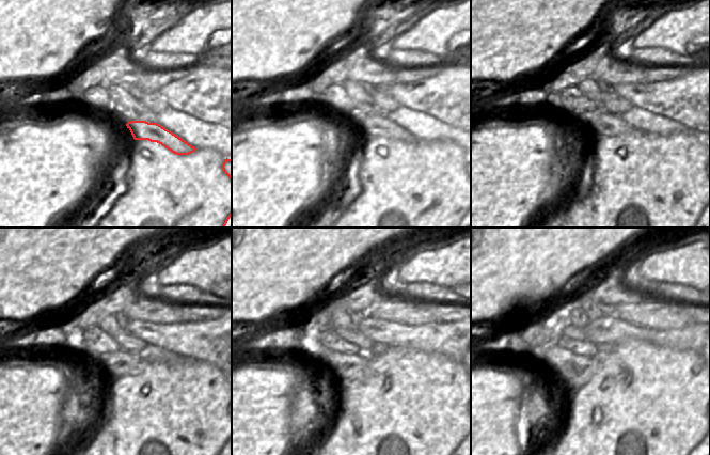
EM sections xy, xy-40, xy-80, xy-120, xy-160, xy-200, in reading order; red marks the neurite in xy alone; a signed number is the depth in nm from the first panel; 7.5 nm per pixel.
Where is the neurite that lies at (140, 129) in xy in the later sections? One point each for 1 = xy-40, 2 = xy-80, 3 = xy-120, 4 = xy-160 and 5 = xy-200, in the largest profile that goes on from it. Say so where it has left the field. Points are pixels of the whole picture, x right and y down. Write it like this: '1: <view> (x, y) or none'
1: xy-40 (373, 125)
2: xy-80 (602, 124)
3: xy-120 (121, 363)
4: xy-160 (346, 366)
5: xy-200 (573, 371)

